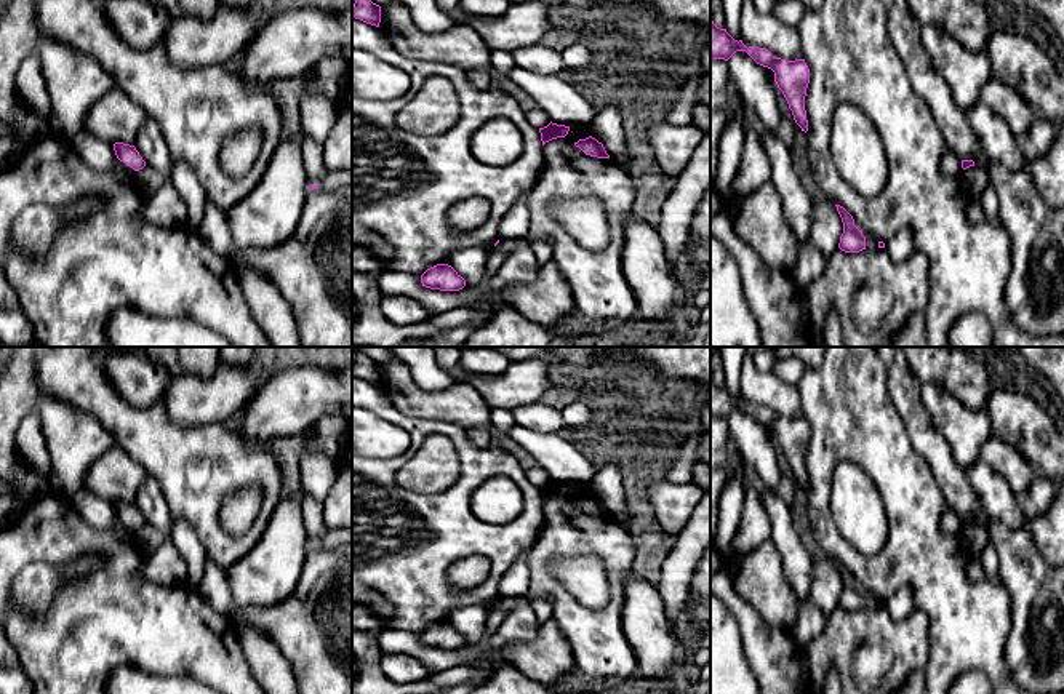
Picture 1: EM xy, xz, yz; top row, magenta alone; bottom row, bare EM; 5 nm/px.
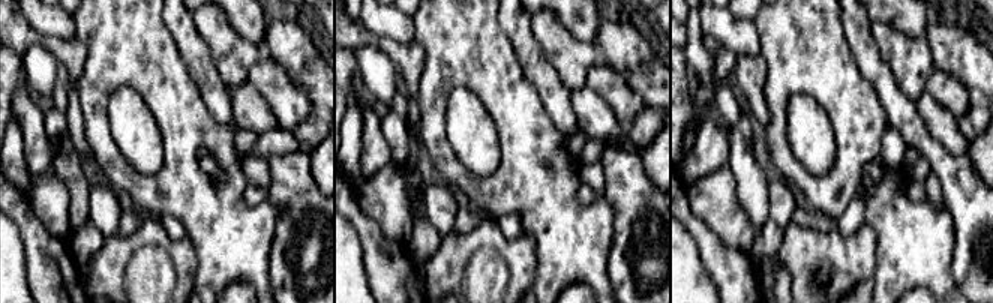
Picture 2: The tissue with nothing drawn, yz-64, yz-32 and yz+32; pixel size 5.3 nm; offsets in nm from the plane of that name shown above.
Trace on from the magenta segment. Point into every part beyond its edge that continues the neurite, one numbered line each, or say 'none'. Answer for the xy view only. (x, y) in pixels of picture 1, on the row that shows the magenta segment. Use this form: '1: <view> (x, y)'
none

